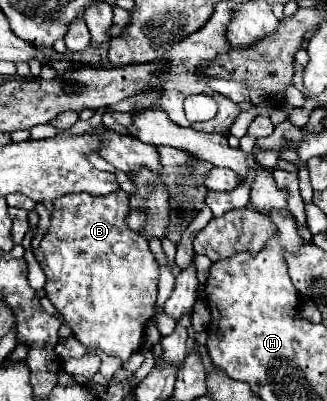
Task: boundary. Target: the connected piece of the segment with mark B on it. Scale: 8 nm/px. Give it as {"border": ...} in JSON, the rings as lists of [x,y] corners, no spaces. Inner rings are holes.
{"border":[[[122,189],[104,197],[96,197],[90,193],[62,195],[54,201],[48,233],[44,235],[40,247],[34,249],[34,255],[46,273],[46,297],[66,319],[74,337],[82,341],[88,351],[102,349],[104,353],[122,361],[126,361],[142,345],[146,325],[154,315],[160,269],[148,247],[148,241],[126,225],[126,217],[128,193]]]}

